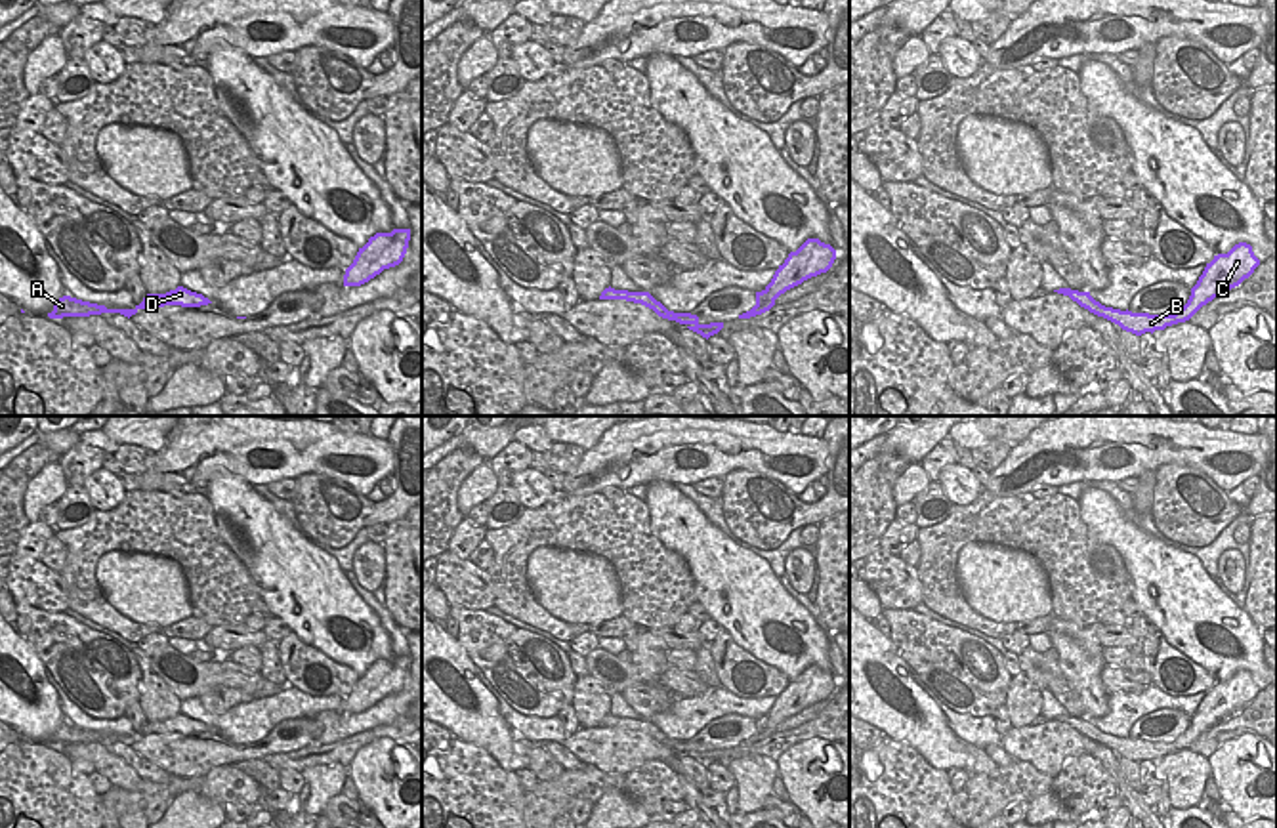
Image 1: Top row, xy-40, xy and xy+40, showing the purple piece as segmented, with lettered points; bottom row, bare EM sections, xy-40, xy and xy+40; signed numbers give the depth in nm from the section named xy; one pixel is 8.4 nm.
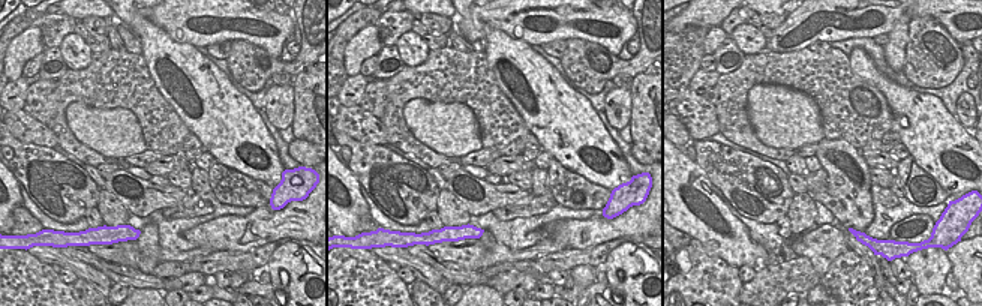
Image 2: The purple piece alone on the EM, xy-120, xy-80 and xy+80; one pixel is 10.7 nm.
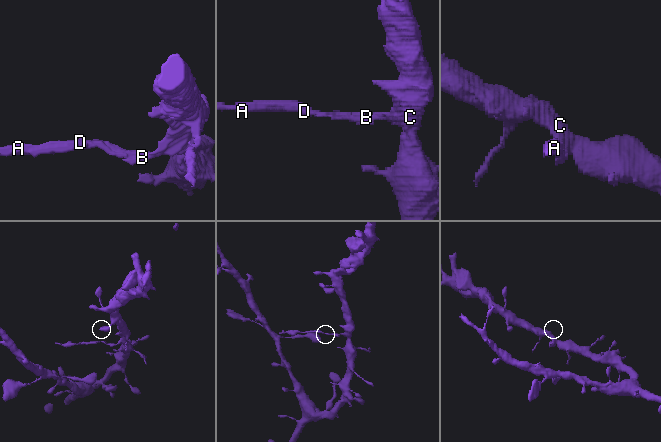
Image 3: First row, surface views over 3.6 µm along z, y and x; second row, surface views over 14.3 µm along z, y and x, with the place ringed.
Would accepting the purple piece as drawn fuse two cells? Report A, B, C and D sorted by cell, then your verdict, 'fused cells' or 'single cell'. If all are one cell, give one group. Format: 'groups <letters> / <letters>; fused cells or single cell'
groups A B D / C; fused cells

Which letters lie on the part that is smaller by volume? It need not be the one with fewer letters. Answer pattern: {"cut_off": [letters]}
{"cut_off": ["A", "B", "D"]}

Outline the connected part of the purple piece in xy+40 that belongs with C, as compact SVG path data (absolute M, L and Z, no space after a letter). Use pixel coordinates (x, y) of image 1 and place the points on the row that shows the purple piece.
M1246 242L1235 244L1227 254L1214 256L1191 288L1187 303L1174 313L1174 321L1189 321L1203 305L1248 279L1258 265L1260 259Z

